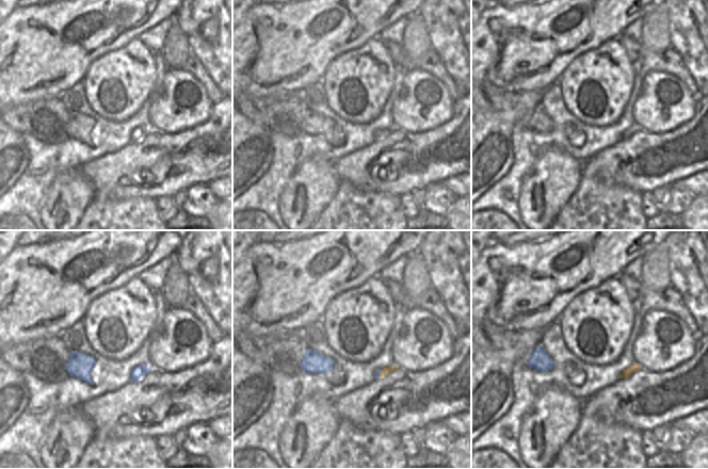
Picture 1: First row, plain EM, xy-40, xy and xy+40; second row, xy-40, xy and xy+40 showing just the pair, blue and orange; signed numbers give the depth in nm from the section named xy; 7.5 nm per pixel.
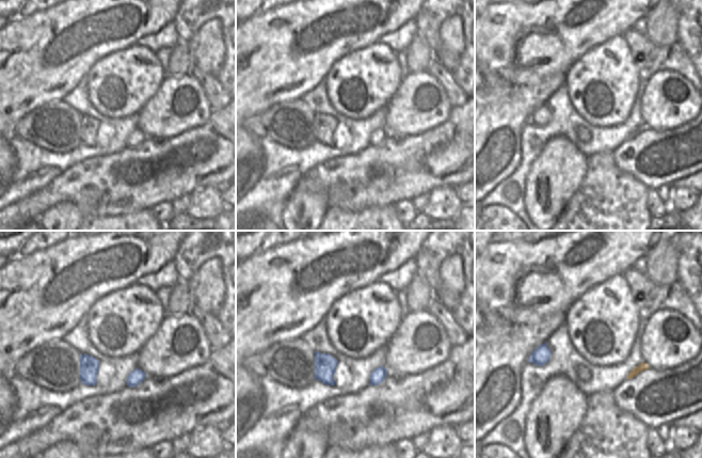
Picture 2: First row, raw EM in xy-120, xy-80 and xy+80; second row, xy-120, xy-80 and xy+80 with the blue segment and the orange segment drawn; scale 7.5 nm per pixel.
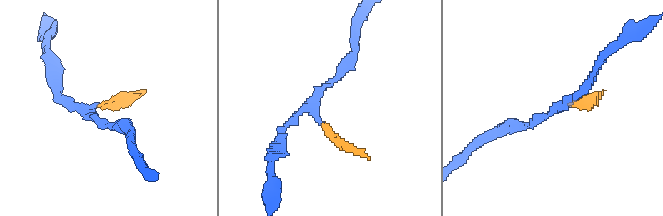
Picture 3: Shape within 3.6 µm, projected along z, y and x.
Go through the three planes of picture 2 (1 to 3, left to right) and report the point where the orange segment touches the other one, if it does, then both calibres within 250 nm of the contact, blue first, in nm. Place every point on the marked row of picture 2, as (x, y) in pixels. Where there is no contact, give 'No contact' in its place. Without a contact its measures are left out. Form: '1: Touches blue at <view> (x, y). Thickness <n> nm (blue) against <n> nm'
1: No contact
2: No contact
3: No contact

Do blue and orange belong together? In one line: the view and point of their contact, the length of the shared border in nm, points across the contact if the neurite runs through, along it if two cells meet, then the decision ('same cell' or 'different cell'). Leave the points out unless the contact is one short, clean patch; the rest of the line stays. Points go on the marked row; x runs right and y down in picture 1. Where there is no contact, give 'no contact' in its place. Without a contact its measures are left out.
contact xy (380, 372); length 80 nm; border xy (383, 369), (379, 377); different cell

